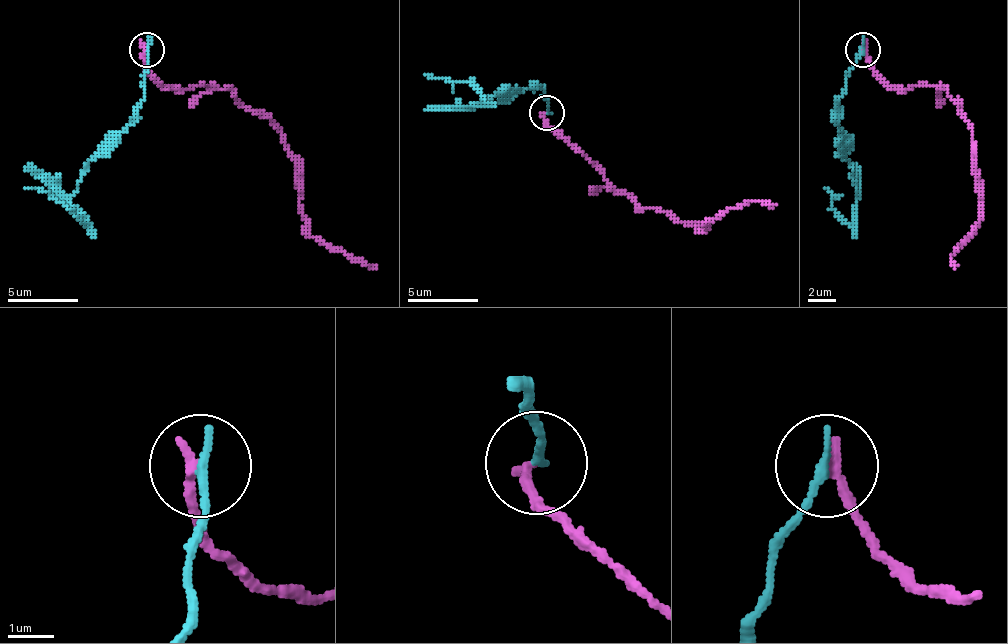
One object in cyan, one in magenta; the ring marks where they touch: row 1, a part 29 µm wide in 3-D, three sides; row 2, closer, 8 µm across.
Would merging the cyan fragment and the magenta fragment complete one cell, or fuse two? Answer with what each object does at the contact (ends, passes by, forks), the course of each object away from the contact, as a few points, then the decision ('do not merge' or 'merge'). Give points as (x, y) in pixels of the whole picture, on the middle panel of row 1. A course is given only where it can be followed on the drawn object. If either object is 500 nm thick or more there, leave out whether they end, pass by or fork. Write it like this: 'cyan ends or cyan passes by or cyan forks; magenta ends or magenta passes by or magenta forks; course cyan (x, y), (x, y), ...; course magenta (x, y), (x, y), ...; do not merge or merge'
cyan ends; magenta ends; course cyan (548, 113), (541, 88), (502, 88), (488, 102), (470, 106), (481, 99), (467, 81), (424, 74); course magenta (548, 113), (544, 120), (614, 187), (671, 219), (706, 226), (748, 201), (776, 205); do not merge

